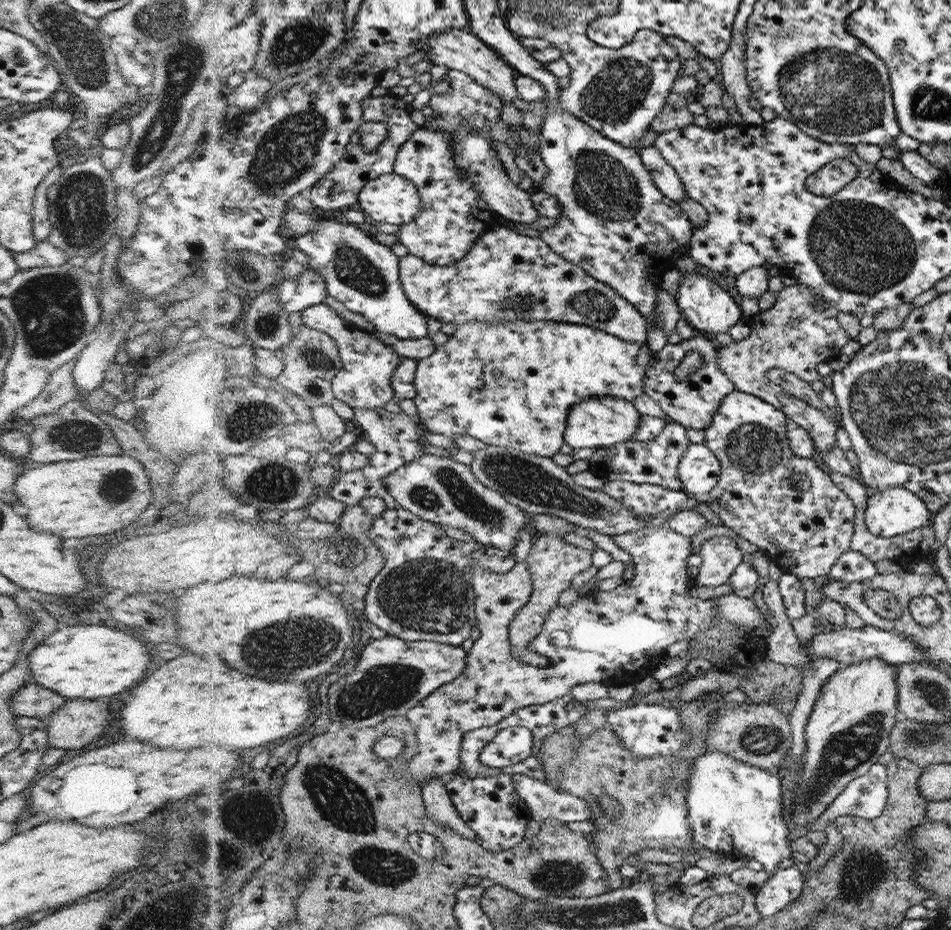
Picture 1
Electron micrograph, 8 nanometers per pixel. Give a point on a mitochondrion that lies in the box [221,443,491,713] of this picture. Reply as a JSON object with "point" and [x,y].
{"point":[424,595]}

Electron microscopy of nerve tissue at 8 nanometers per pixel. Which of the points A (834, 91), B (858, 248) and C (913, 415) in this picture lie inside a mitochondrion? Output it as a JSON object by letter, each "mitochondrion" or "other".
{"A":"mitochondrion","B":"mitochondrion","C":"mitochondrion"}

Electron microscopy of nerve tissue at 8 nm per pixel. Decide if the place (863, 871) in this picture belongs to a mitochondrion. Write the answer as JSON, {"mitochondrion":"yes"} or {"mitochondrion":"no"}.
{"mitochondrion":"yes"}

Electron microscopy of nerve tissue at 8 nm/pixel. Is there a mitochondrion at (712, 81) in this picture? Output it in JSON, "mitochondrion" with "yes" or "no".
{"mitochondrion":"no"}

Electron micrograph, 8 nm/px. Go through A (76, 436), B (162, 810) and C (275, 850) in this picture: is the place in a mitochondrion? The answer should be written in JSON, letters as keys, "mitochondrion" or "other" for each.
{"A":"mitochondrion","B":"other","C":"other"}

